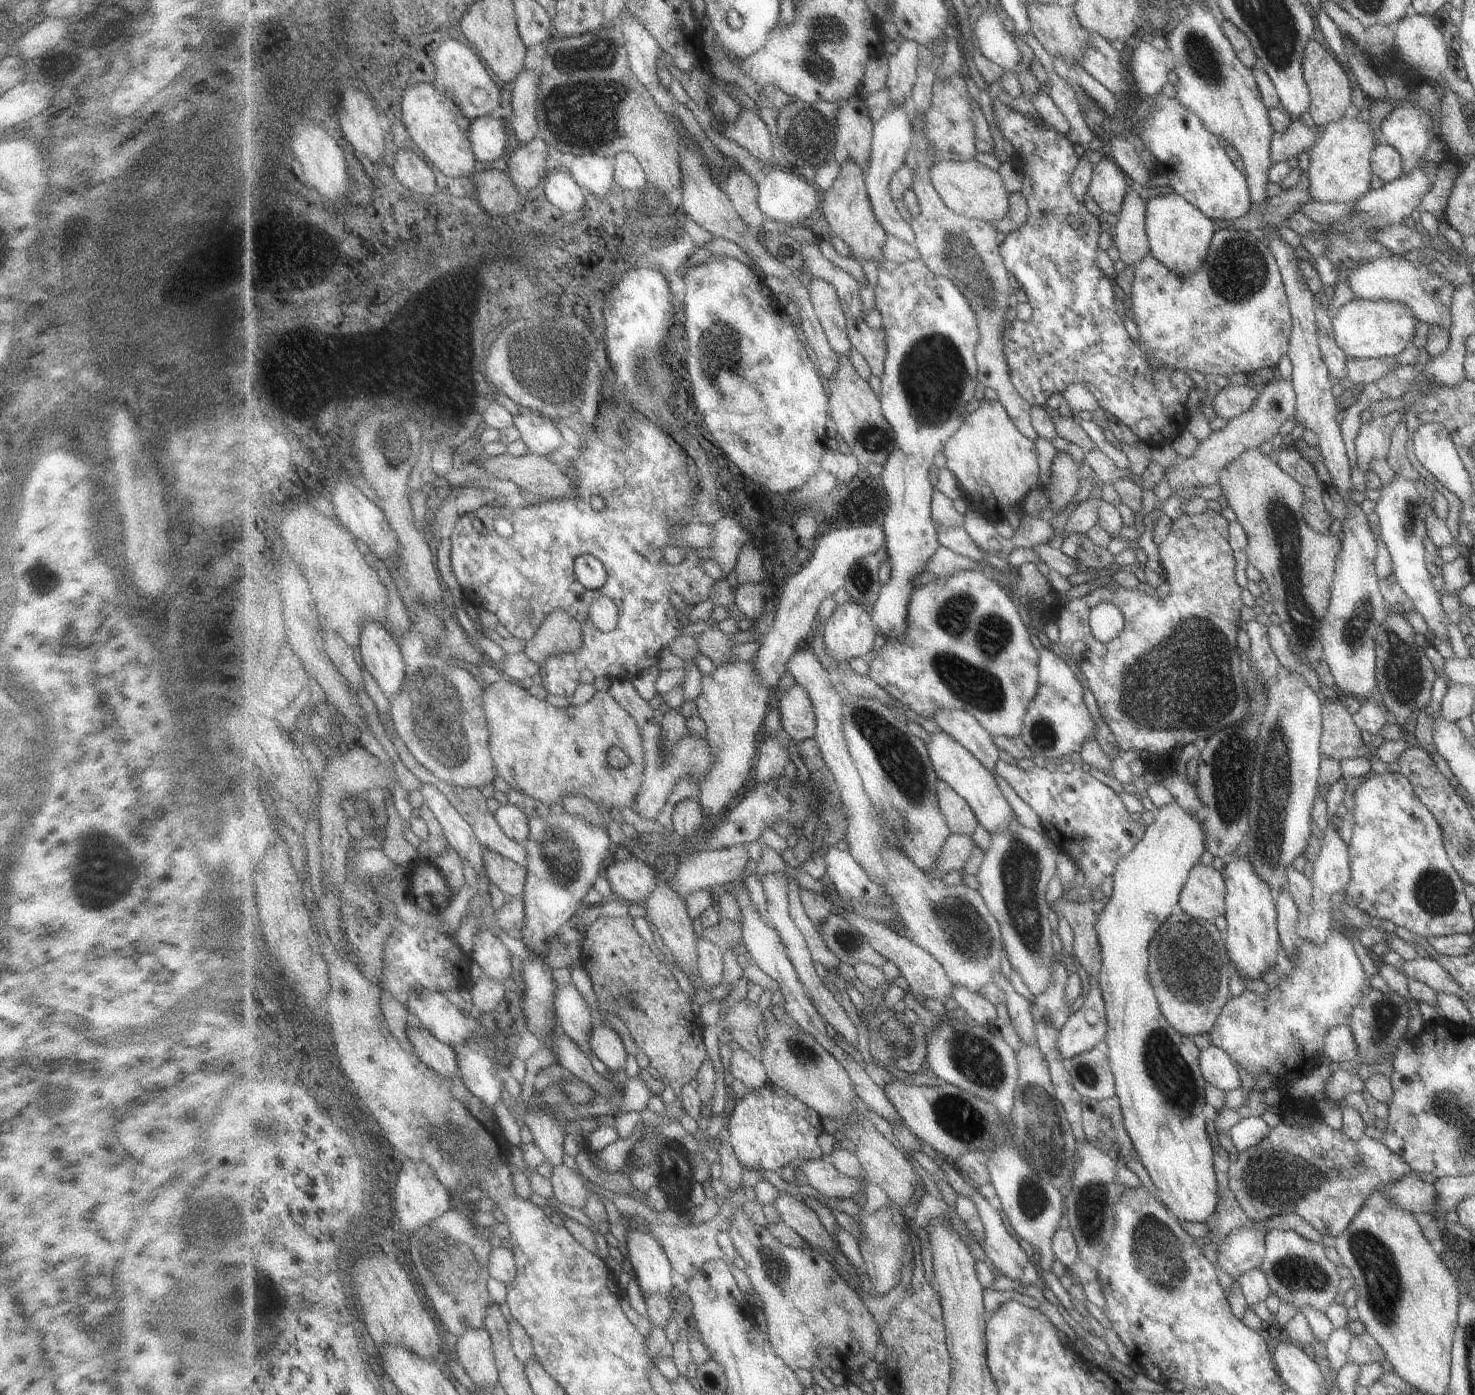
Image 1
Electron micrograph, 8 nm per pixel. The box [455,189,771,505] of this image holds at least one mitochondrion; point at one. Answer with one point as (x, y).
(533, 375)

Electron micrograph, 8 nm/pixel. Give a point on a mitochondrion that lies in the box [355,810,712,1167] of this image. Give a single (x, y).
(557, 858)

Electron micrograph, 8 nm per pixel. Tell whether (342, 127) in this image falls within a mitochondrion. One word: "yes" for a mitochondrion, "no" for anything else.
no

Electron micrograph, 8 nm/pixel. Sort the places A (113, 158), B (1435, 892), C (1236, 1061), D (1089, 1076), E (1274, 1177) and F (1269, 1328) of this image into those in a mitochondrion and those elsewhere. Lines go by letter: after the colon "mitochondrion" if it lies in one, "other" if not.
A: other
B: mitochondrion
C: other
D: mitochondrion
E: mitochondrion
F: other

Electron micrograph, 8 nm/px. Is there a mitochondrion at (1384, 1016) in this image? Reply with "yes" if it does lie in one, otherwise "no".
yes

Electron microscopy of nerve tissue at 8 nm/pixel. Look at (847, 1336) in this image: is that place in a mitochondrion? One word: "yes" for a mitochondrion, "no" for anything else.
no

